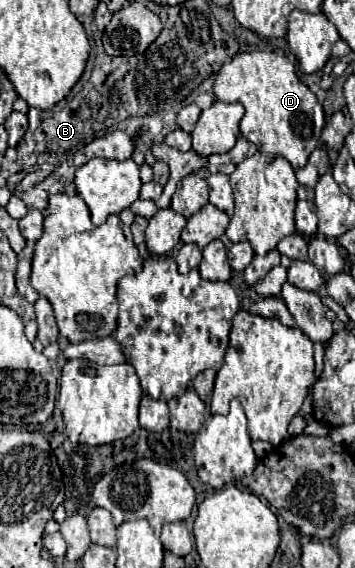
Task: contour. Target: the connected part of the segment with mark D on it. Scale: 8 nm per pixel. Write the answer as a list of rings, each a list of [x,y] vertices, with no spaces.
[[[255,50],[235,54],[225,62],[215,78],[213,94],[221,102],[241,102],[245,116],[241,118],[241,136],[257,144],[271,160],[283,156],[293,168],[303,168],[309,154],[319,146],[319,136],[325,124],[323,108],[317,96],[297,78],[295,66],[275,52]]]

